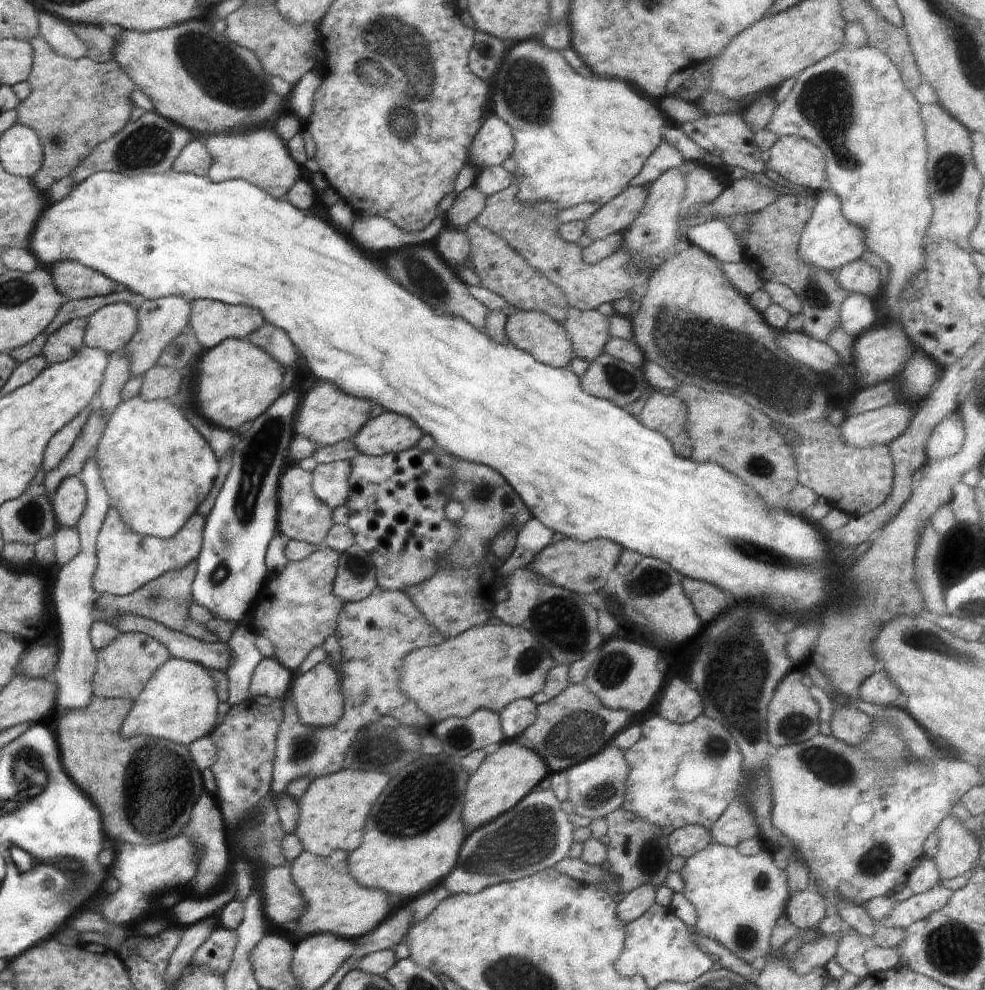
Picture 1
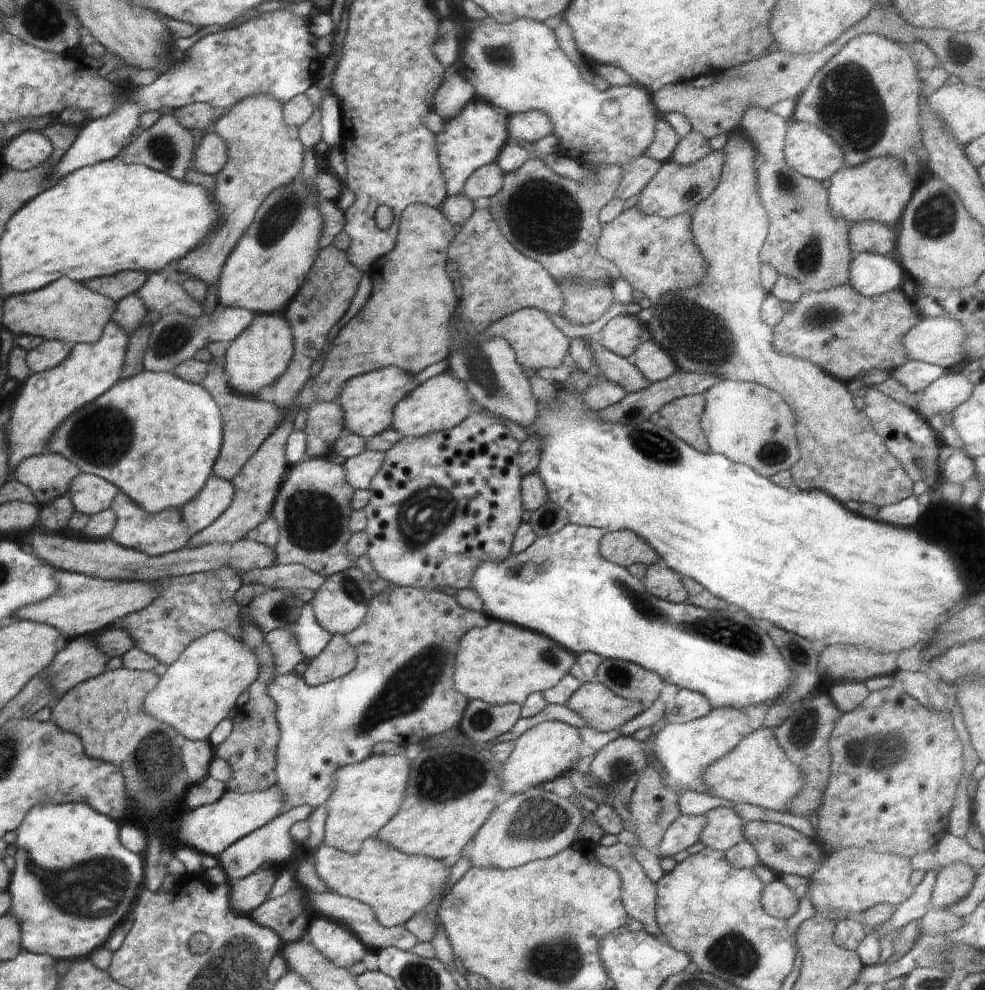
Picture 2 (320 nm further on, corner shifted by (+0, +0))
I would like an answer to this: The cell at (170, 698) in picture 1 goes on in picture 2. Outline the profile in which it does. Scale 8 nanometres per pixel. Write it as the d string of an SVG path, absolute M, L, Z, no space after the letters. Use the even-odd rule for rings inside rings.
M212 631L193 640L179 658L172 663L163 674L154 690L146 696L145 711L163 723L172 725L176 732L193 741L208 741L210 732L222 722L226 716L231 716L237 706L239 696L257 679L259 675L259 660L252 647L246 645L226 631Z

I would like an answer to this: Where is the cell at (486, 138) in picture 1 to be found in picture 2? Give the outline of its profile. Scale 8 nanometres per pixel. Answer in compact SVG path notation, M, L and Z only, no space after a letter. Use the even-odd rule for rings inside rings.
M529 110L508 117L507 131L511 142L535 143L553 133L554 125L547 112Z

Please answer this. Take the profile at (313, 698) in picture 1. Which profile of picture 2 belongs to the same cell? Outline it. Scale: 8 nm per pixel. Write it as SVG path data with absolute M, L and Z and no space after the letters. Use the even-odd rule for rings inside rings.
M334 635L318 656L307 660L303 679L310 686L327 683L347 675L356 666L356 661L357 652L346 637Z

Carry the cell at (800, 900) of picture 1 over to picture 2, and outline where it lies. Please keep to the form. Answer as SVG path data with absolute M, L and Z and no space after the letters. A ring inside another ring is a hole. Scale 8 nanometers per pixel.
M777 876L772 883L765 885L760 902L770 916L786 921L796 912L799 900L781 877Z

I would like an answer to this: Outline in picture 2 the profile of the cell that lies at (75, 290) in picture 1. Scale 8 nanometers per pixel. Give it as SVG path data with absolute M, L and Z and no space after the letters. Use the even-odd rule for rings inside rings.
M122 271L112 276L98 277L84 282L92 291L111 297L115 302L137 293L148 280L144 271Z

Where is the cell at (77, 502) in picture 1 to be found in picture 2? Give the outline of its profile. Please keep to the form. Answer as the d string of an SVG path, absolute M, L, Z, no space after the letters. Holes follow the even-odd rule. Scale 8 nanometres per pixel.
M80 472L73 478L68 494L76 510L91 516L110 509L118 492L119 488L103 477Z

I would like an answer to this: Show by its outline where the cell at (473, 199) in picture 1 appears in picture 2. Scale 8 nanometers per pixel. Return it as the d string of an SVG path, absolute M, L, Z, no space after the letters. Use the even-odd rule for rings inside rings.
M496 163L481 166L466 179L461 193L472 202L493 197L502 188L503 177L504 172Z

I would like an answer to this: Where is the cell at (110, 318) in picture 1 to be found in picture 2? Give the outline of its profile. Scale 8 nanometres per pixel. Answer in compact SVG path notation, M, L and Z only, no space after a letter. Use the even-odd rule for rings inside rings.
M61 277L39 291L12 295L4 300L3 323L16 336L32 334L46 341L94 344L102 338L106 324L114 319L117 306L111 297L90 290L84 283Z

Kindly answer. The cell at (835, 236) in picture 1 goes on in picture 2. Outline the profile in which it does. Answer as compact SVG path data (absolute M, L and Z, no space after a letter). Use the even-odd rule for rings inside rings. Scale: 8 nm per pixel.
M892 155L874 157L862 164L846 166L831 176L828 191L829 211L833 217L845 218L850 223L877 220L897 226L915 190L916 179L910 178L905 164Z

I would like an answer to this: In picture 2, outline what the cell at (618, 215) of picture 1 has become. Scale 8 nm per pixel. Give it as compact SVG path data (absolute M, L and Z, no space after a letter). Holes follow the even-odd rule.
M713 150L688 166L680 166L672 160L664 161L658 172L641 190L640 196L638 196L638 208L647 215L658 215L664 218L691 213L695 206L708 198L718 186L724 157L722 150Z

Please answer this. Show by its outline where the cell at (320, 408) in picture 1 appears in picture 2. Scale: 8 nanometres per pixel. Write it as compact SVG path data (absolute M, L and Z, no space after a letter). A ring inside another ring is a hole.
M396 366L379 368L363 375L352 377L340 393L338 402L344 411L345 426L354 434L369 439L392 428L393 410L419 382L415 375Z

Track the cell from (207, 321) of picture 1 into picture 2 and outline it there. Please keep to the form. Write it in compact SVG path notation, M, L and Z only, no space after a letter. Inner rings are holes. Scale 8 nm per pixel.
M298 174L286 186L275 188L275 191L264 199L252 224L242 233L219 274L218 304L245 308L254 314L274 313L274 310L284 314L290 300L300 291L300 284L307 277L308 270L314 264L321 248L319 240L323 235L324 217L319 209L317 194L316 186L313 191Z

